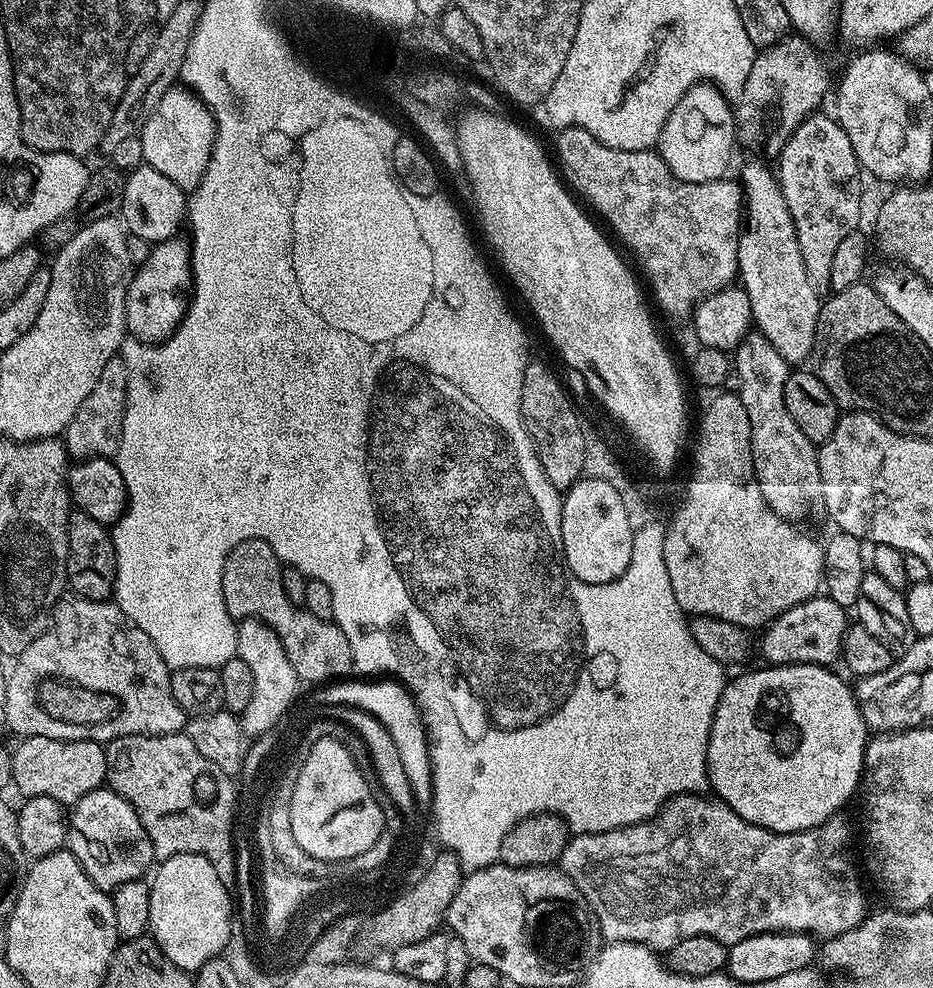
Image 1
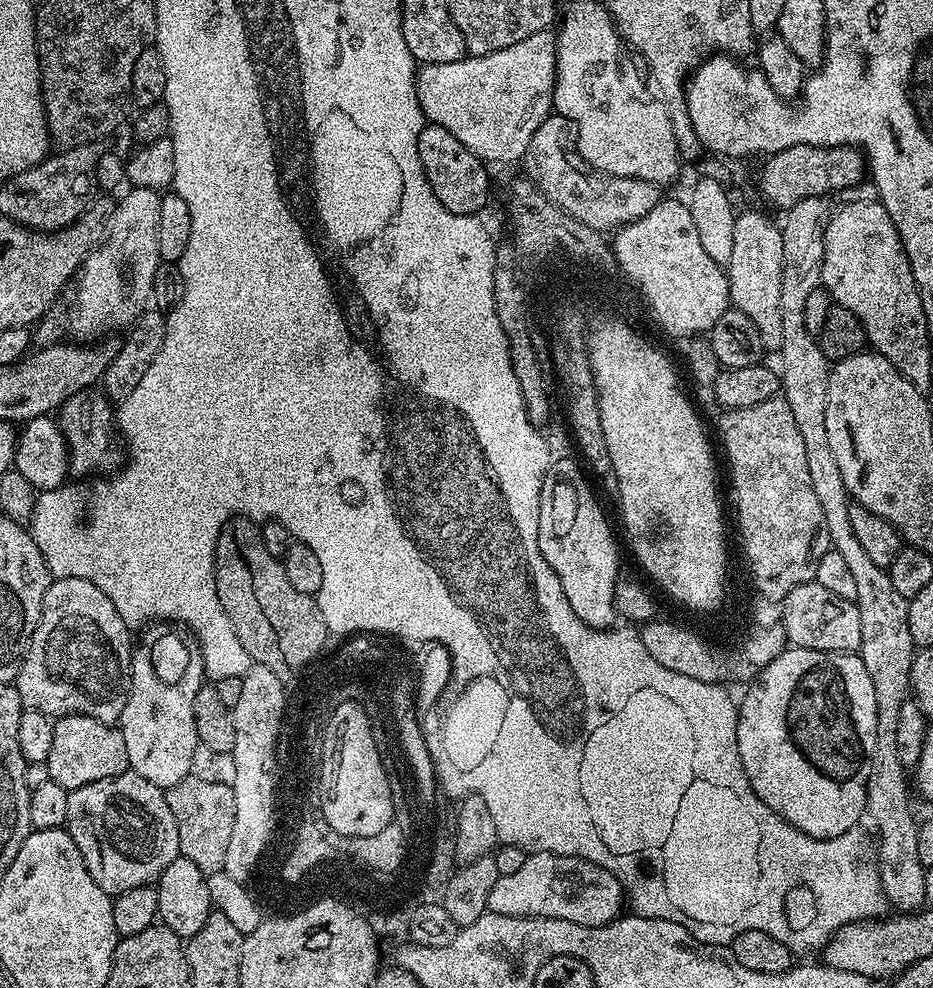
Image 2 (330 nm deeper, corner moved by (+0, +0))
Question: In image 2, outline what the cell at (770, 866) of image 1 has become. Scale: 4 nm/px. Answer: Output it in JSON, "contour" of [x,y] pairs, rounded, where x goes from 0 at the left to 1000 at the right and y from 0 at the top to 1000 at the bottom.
{"contour":[[[572,862],[552,885],[536,886],[525,901],[523,922],[543,927],[602,929],[602,933],[620,933],[620,937],[640,939],[666,926],[670,918],[669,899],[654,881],[618,866],[599,866]]]}

